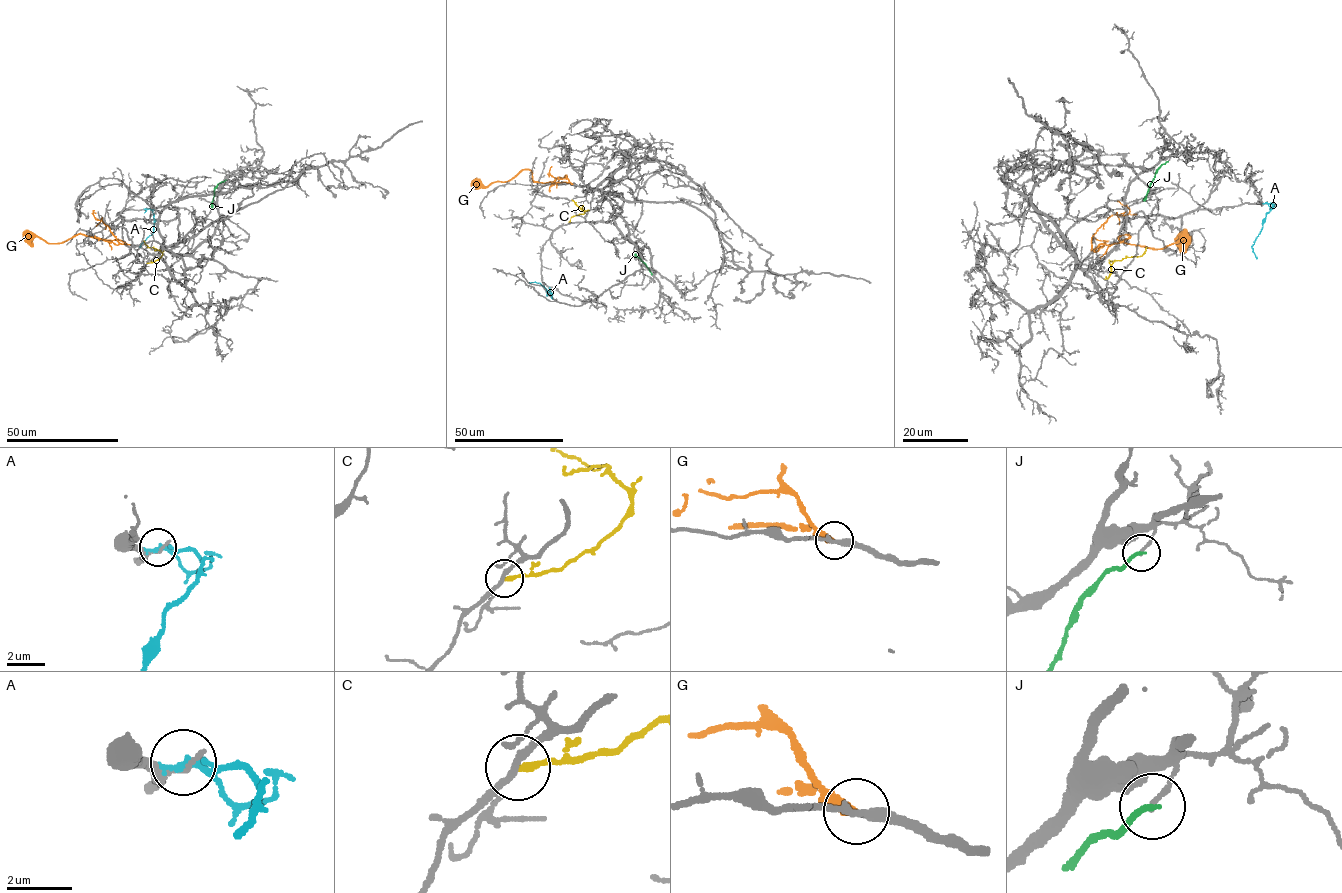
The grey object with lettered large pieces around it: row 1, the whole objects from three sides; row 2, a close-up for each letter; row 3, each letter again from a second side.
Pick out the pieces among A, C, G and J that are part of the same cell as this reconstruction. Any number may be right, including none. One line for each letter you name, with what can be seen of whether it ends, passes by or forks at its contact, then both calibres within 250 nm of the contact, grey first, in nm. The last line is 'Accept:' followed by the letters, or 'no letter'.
G: It ends there. Thickness 220 nm (grey) against 320 nm
Accept: G

